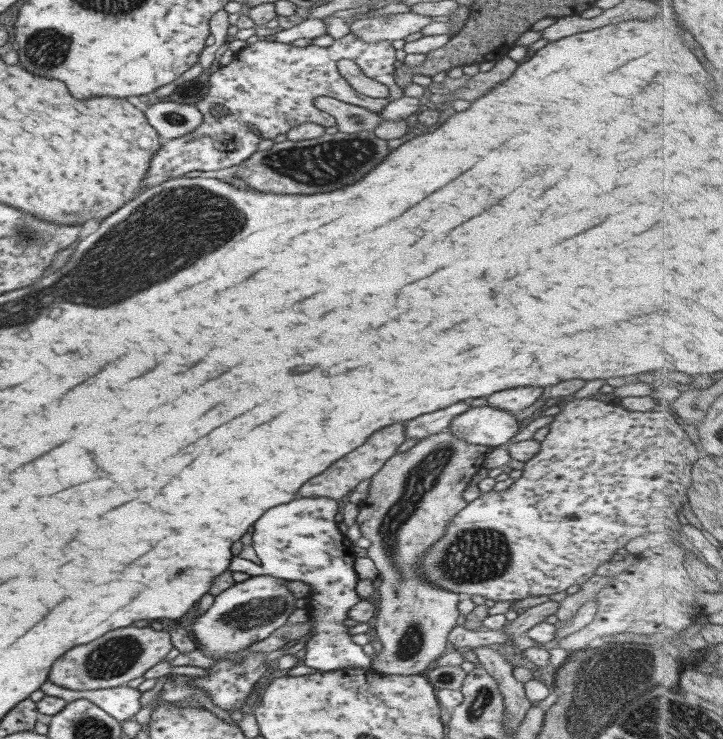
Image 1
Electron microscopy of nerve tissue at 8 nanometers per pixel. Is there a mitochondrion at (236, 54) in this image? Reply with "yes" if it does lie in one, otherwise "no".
no

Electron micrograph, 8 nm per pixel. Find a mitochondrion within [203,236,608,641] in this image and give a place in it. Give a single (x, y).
(428, 470)

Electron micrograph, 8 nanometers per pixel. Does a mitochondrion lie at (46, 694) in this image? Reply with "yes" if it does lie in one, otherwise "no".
no

